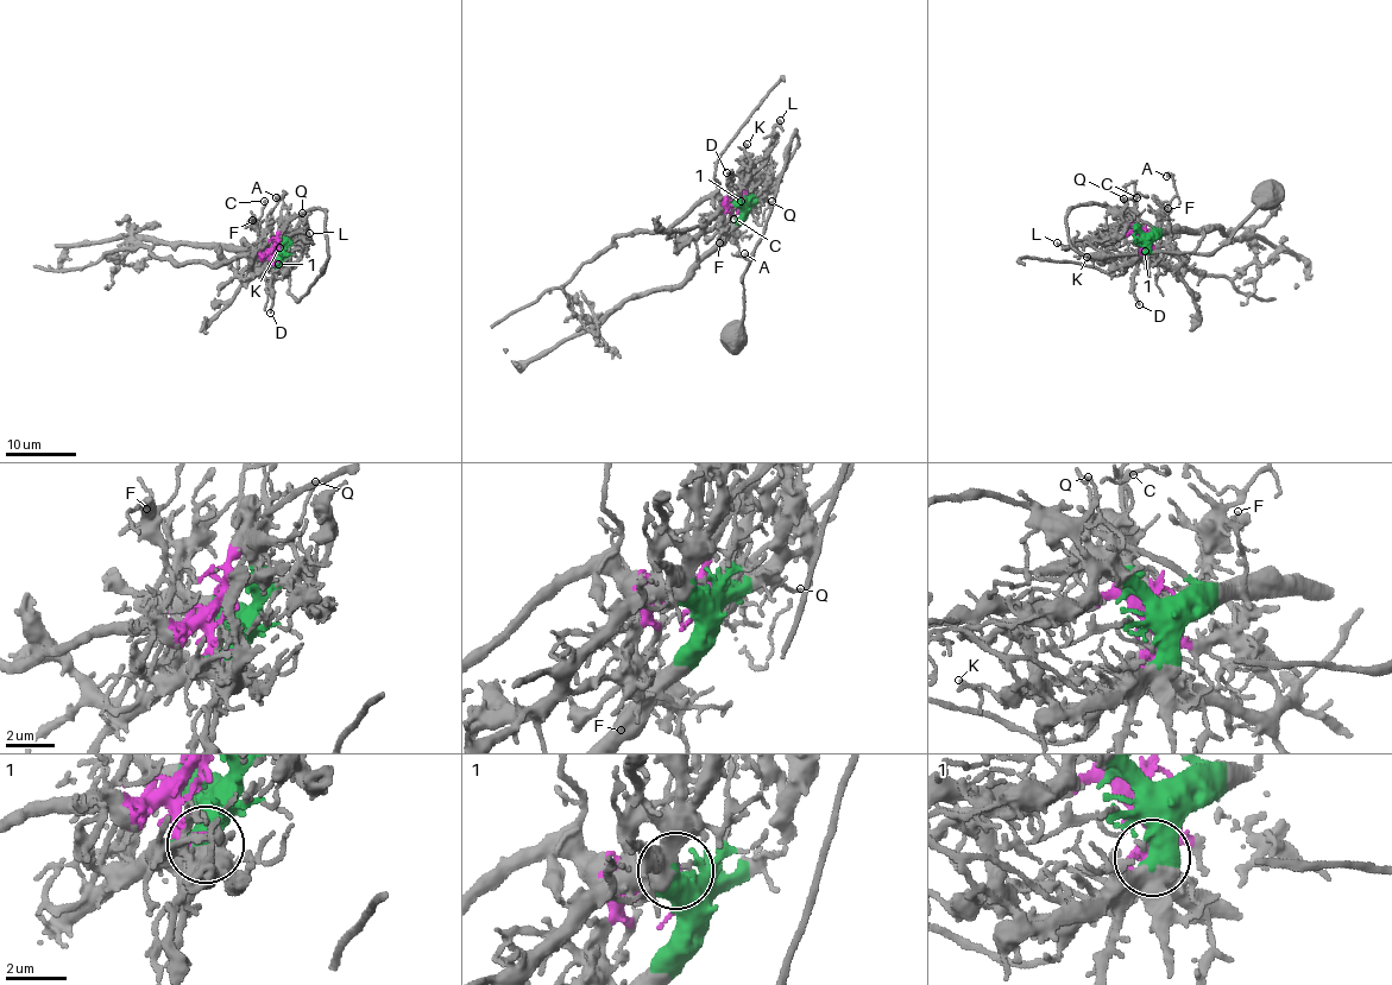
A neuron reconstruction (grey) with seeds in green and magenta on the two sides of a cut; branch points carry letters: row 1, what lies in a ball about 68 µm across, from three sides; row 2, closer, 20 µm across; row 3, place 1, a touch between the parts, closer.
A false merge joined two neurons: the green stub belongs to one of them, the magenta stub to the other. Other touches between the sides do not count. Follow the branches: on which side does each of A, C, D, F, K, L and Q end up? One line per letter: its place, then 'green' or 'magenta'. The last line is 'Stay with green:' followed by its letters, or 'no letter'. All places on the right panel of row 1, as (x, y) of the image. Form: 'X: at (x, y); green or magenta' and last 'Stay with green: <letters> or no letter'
A: at (1166, 176); magenta
C: at (1137, 197); magenta
D: at (1139, 304); green
F: at (1167, 208); magenta
K: at (1087, 257); green
L: at (1057, 242); magenta
Q: at (1123, 199); green
Stay with green: D, K, Q

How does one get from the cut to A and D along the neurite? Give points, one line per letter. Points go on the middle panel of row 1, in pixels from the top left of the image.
A: (741, 207), (734, 206), (728, 210), (729, 226), (738, 246), (737, 254), (744, 258), (744, 253)
D: (741, 207), (730, 171), (728, 172)

